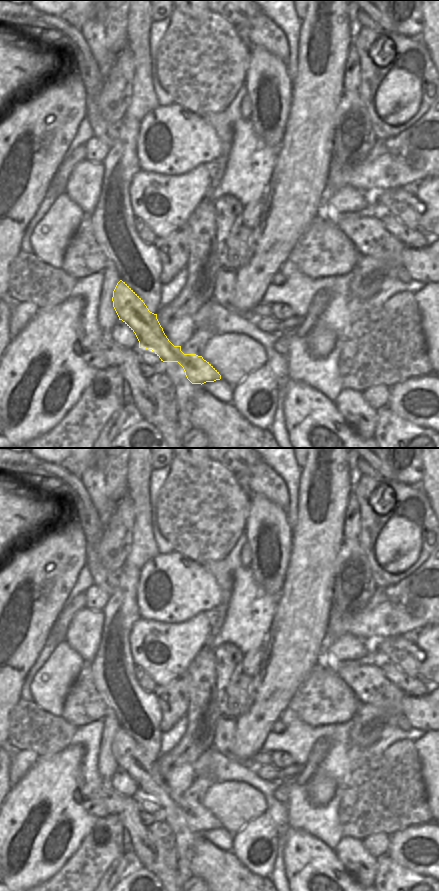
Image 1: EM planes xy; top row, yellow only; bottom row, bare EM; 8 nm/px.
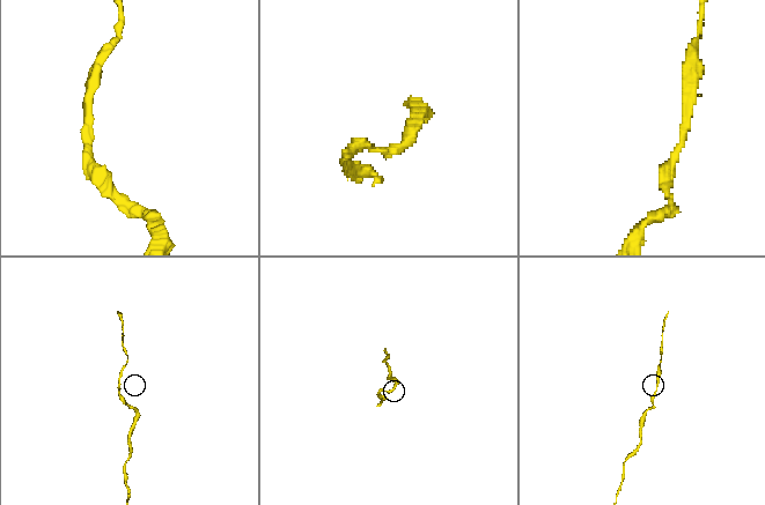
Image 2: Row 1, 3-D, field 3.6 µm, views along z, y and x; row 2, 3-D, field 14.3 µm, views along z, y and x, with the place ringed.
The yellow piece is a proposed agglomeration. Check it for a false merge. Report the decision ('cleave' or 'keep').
keep

